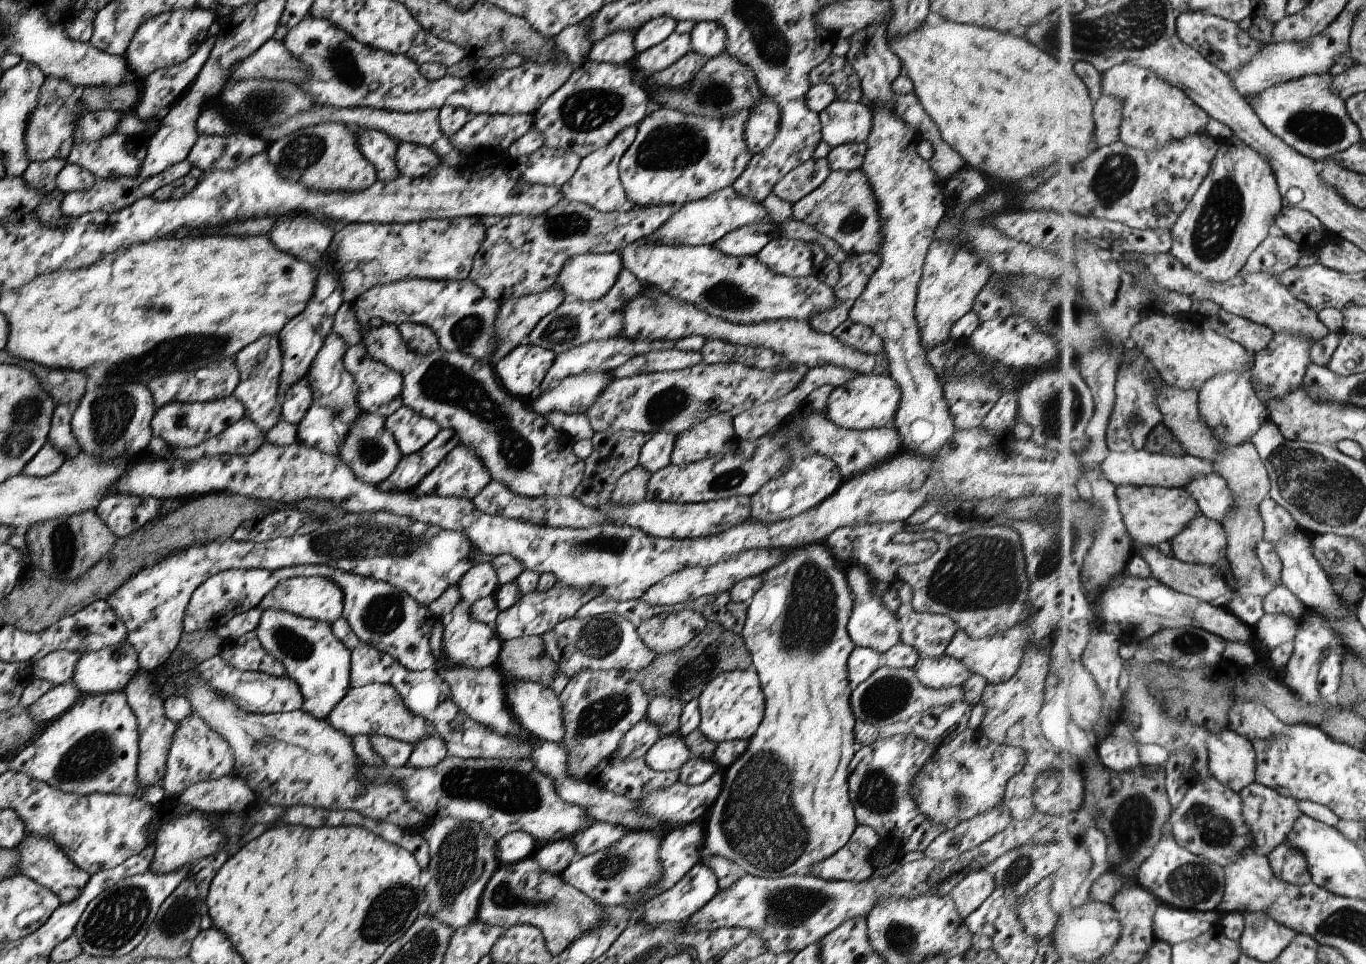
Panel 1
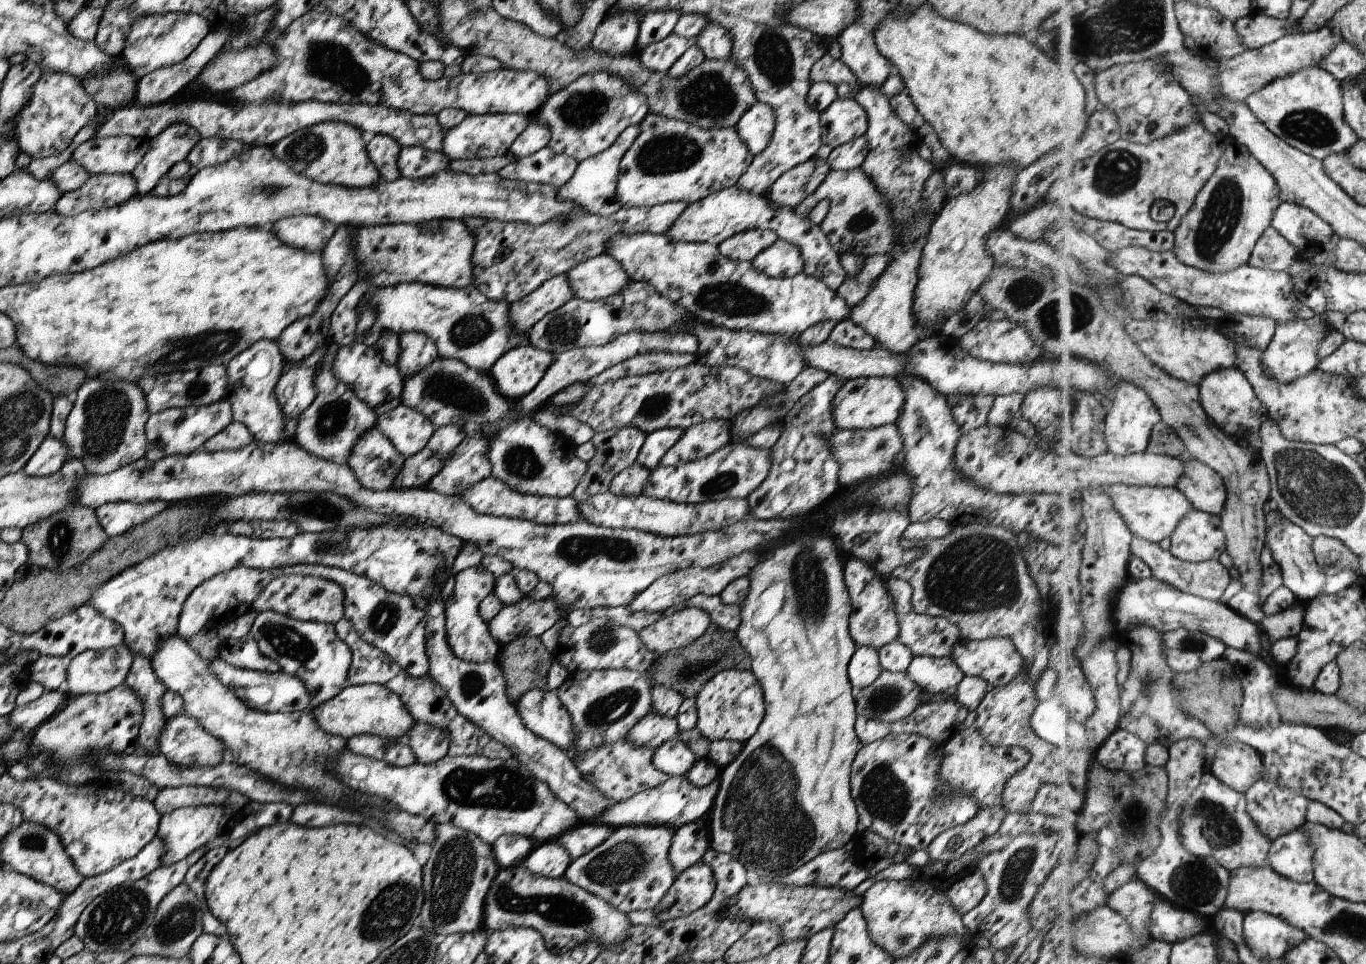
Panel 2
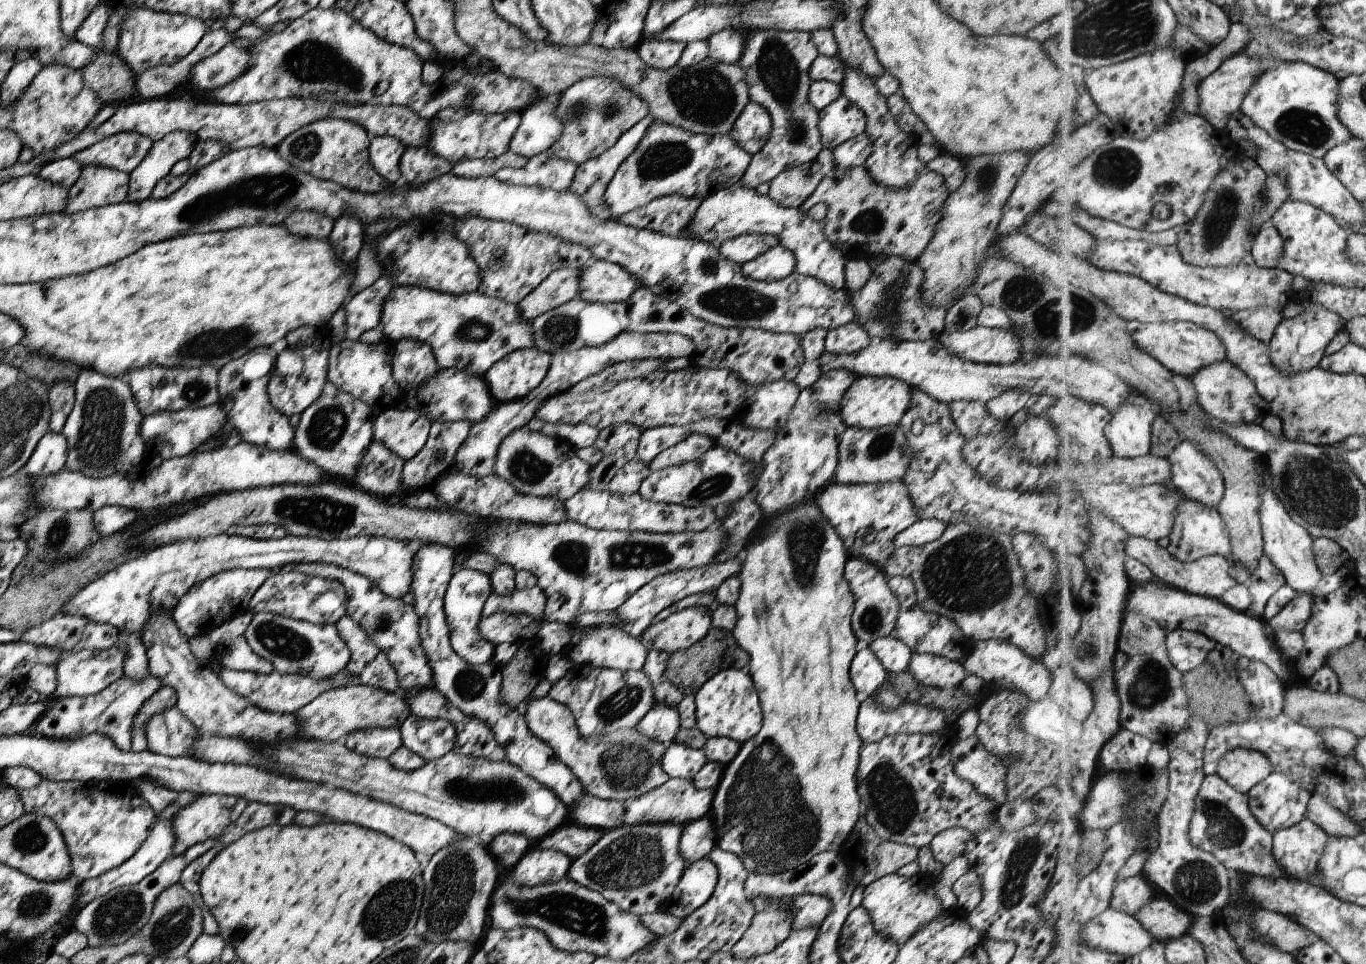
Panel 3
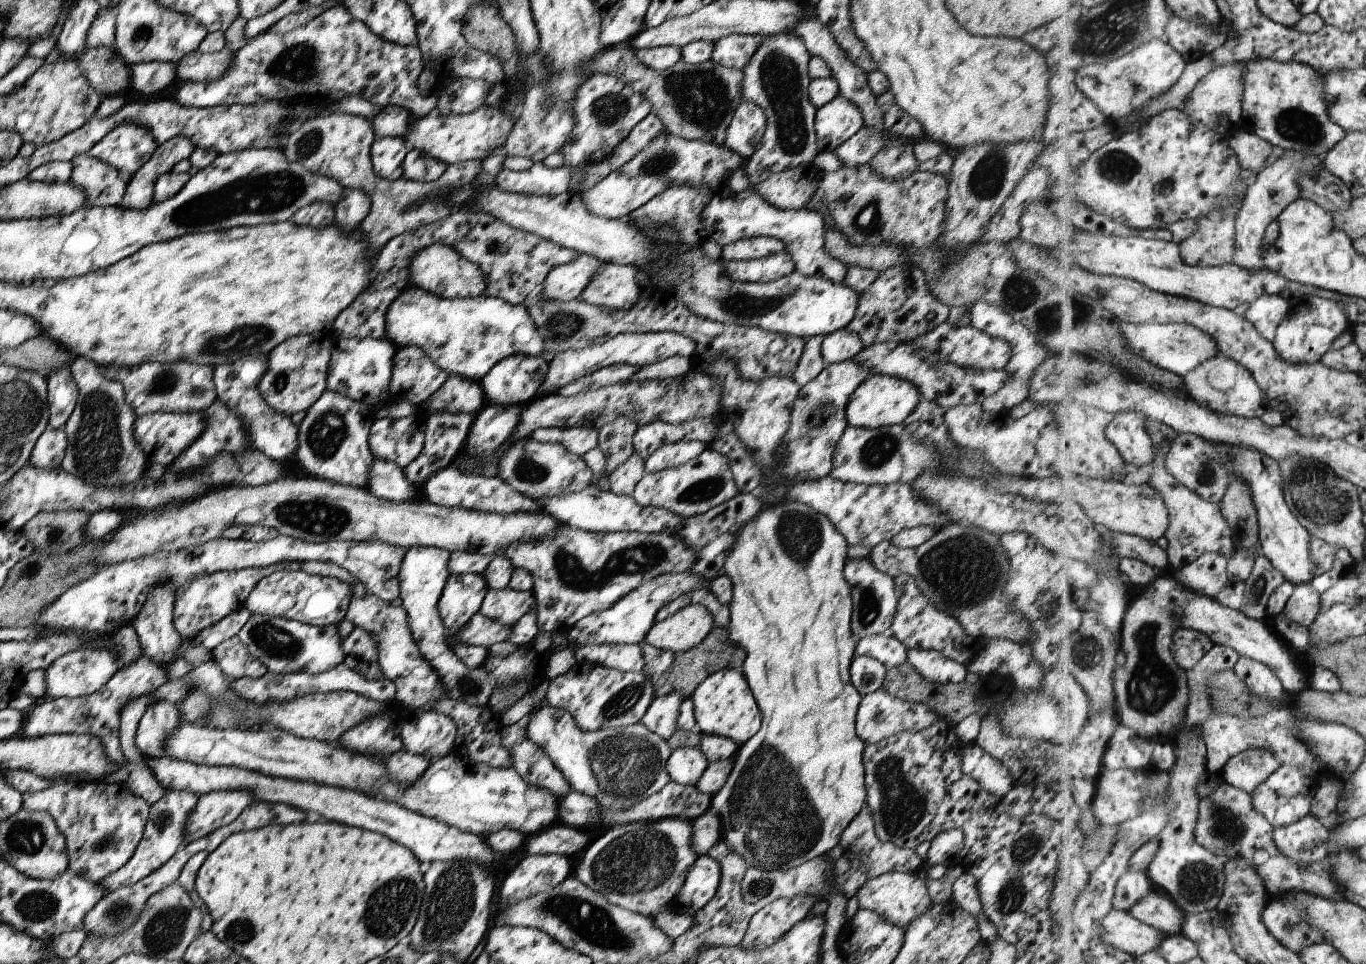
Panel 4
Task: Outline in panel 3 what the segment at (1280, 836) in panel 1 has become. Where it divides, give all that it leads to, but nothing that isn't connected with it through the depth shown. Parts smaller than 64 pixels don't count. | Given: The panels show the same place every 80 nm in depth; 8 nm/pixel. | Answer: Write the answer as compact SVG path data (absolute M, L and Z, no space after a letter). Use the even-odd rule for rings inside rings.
M1273 773L1257 784L1249 794L1251 811L1255 818L1273 835L1279 830L1289 829L1300 824L1308 817L1308 805L1313 794L1301 787L1297 780L1282 773Z

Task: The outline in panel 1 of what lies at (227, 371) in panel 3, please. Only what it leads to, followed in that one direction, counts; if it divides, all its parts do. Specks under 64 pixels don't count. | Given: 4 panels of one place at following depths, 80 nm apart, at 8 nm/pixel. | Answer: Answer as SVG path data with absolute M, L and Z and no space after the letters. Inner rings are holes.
M277 335L263 336L251 342L237 352L233 362L239 376L231 396L243 404L243 417L249 418L261 430L261 434L267 434L280 420L281 400L277 397L277 386L279 386L282 355Z

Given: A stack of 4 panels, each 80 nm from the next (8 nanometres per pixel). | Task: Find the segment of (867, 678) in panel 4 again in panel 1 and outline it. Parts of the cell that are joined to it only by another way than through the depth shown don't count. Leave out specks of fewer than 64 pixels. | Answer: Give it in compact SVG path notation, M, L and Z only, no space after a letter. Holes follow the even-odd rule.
M854 647L846 664L849 688L853 691L881 666L880 652L866 647Z

